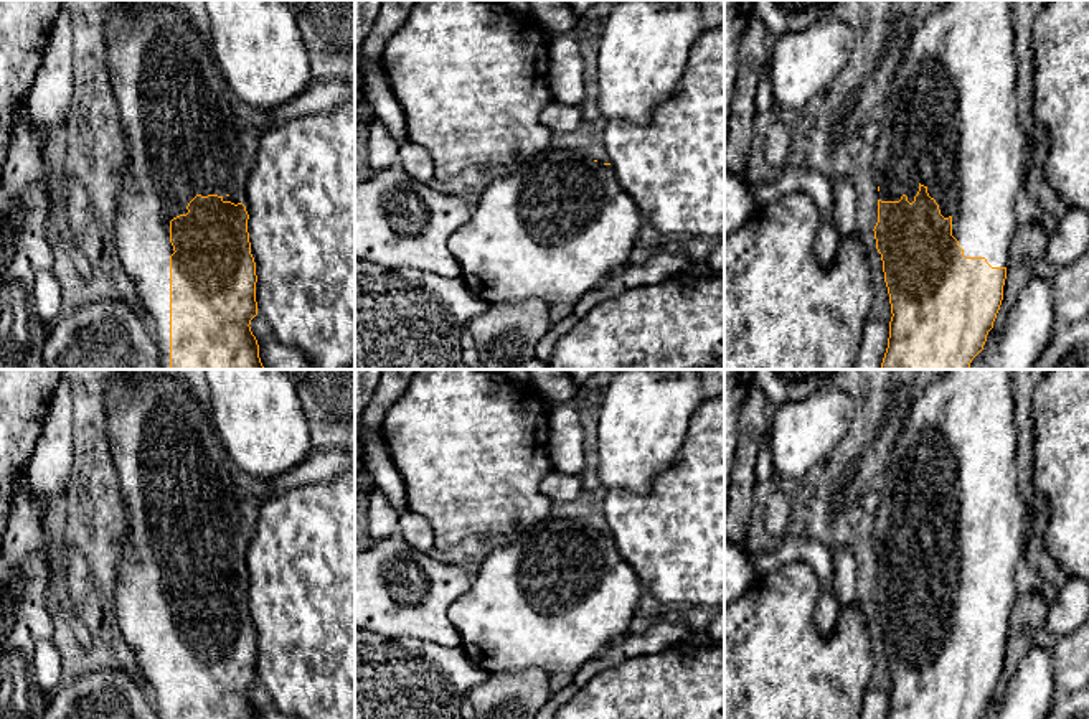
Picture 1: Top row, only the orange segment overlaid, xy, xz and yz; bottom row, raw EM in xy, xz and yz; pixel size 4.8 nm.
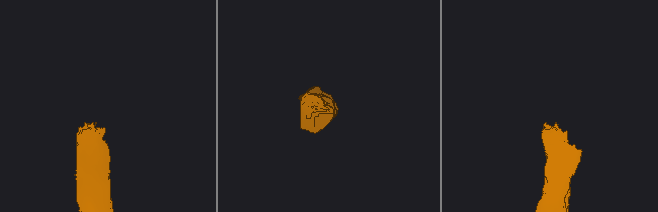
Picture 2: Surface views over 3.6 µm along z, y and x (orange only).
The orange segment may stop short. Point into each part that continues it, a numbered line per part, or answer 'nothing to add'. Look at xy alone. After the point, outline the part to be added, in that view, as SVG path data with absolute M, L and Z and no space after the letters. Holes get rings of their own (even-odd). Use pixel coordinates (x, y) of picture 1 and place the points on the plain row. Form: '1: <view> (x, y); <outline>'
1: xy (177, 480); M116 369L107 383L107 429L120 490L129 511L129 536L124 546L124 559L119 567L119 579L116 587L117 622L125 643L130 646L132 655L137 660L139 673L148 686L158 719L170 719L170 625L175 622L170 612L170 590L180 584L186 584L186 576L196 564L218 564L223 567L223 571L231 571L234 574L243 572L248 580L249 574L246 557L251 543L251 531L243 524L241 519L234 488L234 463L226 453L221 439L211 424L210 414L200 407L196 399L190 394L190 388L182 379L173 379L170 376L139 376L135 384L129 384L124 373Z

